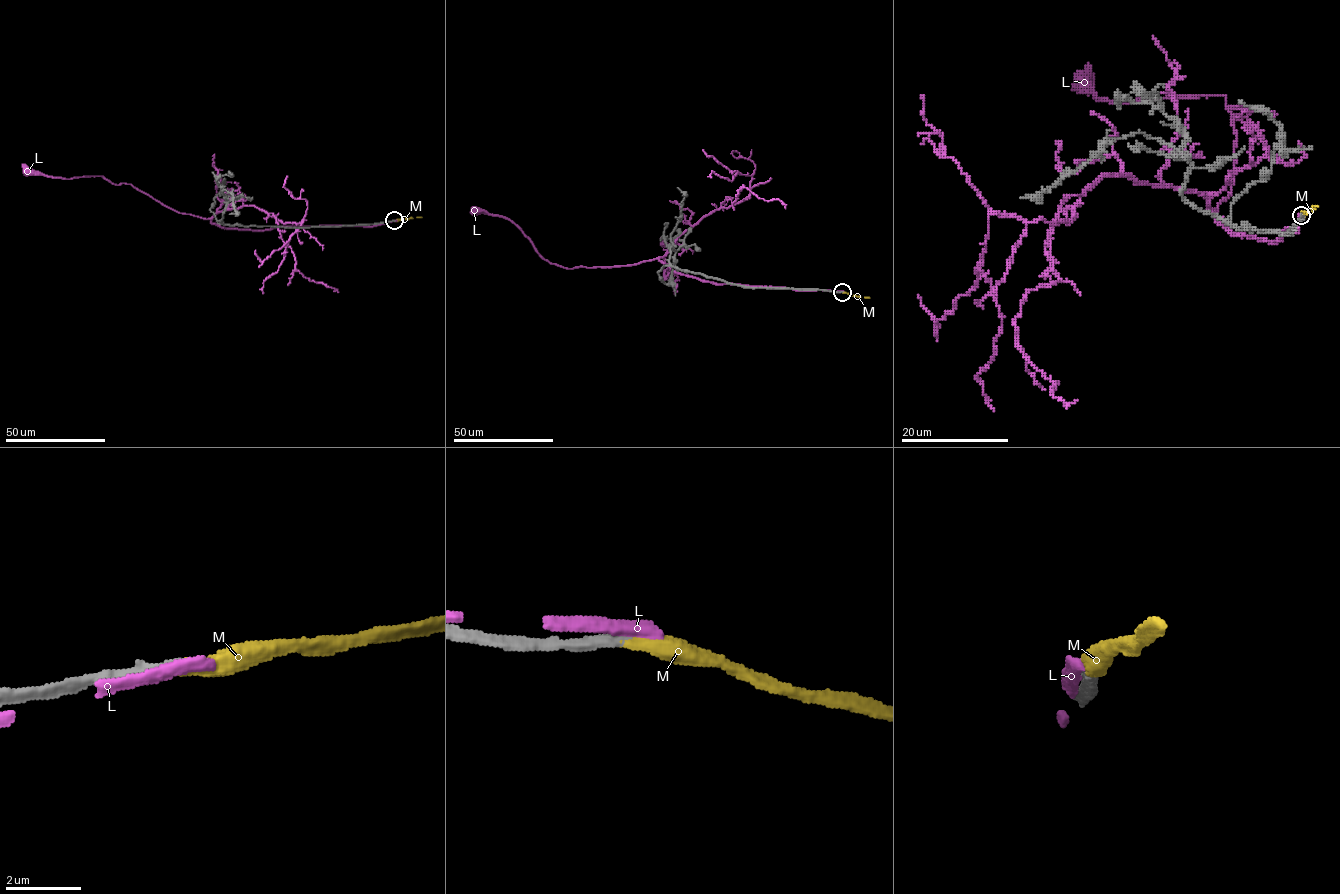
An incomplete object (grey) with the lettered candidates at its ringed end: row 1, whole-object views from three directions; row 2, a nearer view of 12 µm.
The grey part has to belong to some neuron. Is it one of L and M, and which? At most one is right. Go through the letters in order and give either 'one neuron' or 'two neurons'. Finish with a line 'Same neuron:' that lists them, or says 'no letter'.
L: two neurons
M: one neuron
Same neuron: M

